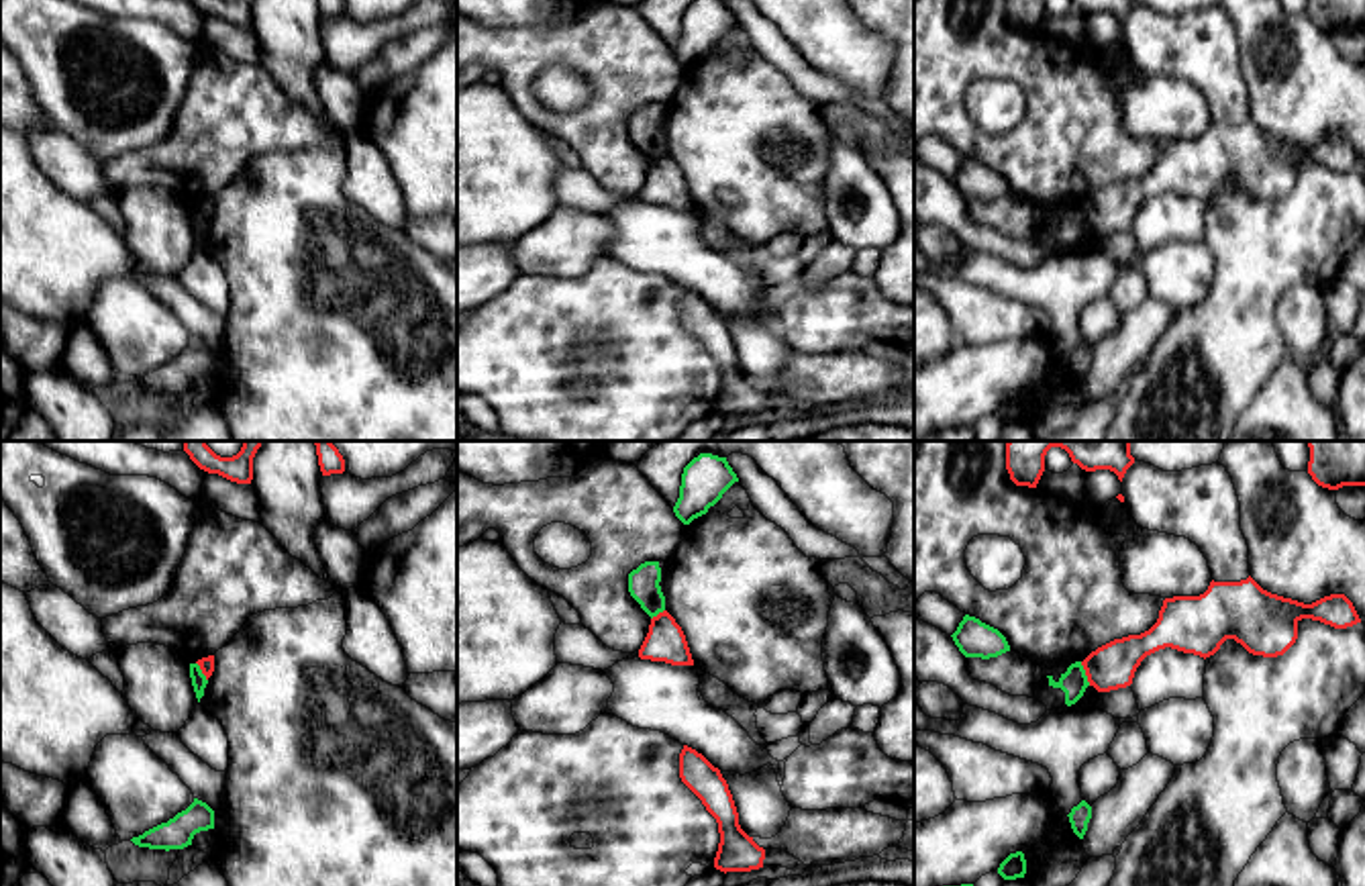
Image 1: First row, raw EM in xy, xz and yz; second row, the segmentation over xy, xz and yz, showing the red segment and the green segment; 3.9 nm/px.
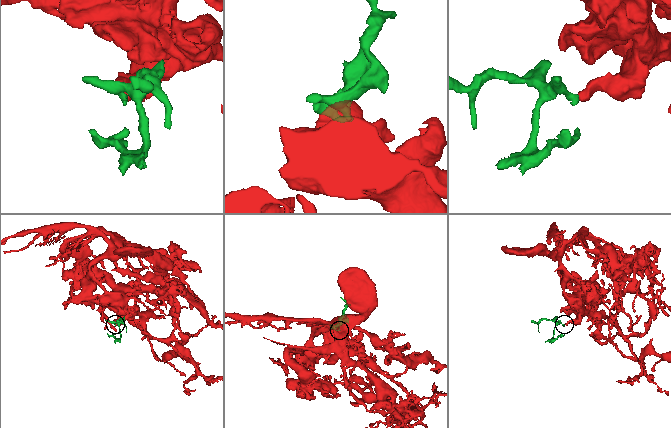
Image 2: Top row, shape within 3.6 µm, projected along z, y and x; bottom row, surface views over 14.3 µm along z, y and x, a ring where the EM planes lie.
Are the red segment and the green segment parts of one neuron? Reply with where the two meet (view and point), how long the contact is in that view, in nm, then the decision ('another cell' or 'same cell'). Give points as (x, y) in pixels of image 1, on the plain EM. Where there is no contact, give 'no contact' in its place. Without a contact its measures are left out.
meets red in yz at (1086, 217); contact 100 nm long; another cell

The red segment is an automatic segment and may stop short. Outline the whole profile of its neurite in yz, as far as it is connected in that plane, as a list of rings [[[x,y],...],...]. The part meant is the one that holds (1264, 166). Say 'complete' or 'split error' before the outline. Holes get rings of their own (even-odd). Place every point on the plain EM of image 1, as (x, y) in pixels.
complete; [[[1251,118],[1241,125],[1212,122],[1200,139],[1165,141],[1149,174],[1098,190],[1081,208],[1090,229],[1110,235],[1130,229],[1141,204],[1165,190],[1206,202],[1234,182],[1253,198],[1277,200],[1296,186],[1302,161],[1334,171],[1361,165],[1345,137],[1304,147],[1263,133]]]

